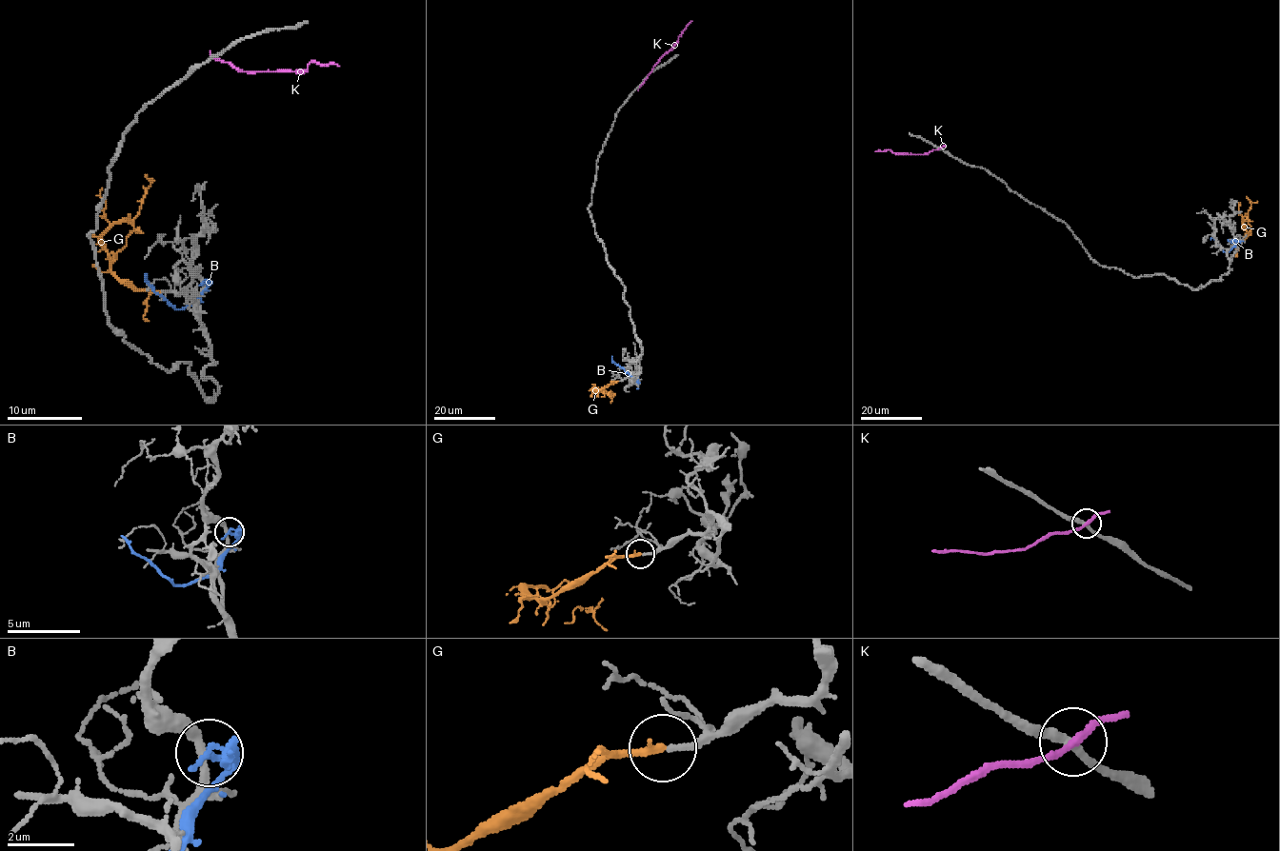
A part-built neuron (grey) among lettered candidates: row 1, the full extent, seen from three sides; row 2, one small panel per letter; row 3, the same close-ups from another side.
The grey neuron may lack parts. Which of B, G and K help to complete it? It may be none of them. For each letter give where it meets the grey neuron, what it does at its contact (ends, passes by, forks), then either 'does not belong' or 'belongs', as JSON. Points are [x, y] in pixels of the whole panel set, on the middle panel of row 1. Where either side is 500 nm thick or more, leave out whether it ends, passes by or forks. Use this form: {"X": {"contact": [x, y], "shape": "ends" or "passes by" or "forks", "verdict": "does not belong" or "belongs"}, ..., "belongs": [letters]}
{"B": {"contact": [636, 384], "shape": "passes by", "verdict": "does not belong"}, "G": {"contact": [618, 381], "shape": "ends", "verdict": "belongs"}, "K": {"contact": [640, 86], "shape": "passes by", "verdict": "does not belong"}, "belongs": ["G"]}

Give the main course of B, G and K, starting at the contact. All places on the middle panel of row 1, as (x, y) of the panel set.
B: (636, 384), (611, 356)
G: (617, 381), (597, 391), (593, 388), (612, 397), (612, 391)
K: (640, 86), (691, 21)

